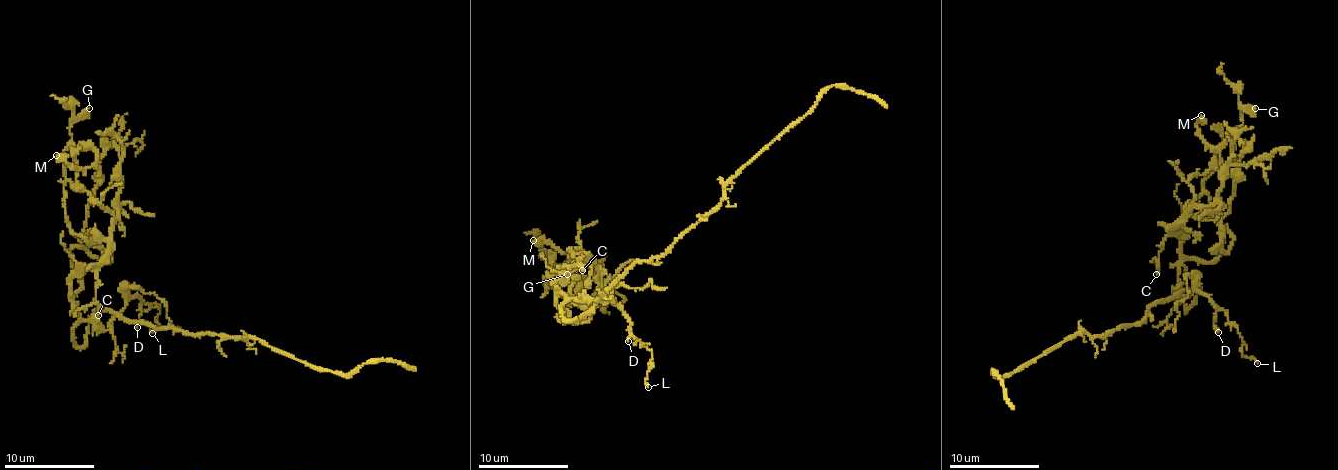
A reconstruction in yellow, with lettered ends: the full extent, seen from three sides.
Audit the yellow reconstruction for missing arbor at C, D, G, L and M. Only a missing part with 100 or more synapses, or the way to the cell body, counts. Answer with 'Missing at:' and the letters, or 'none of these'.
Missing at: none of these

